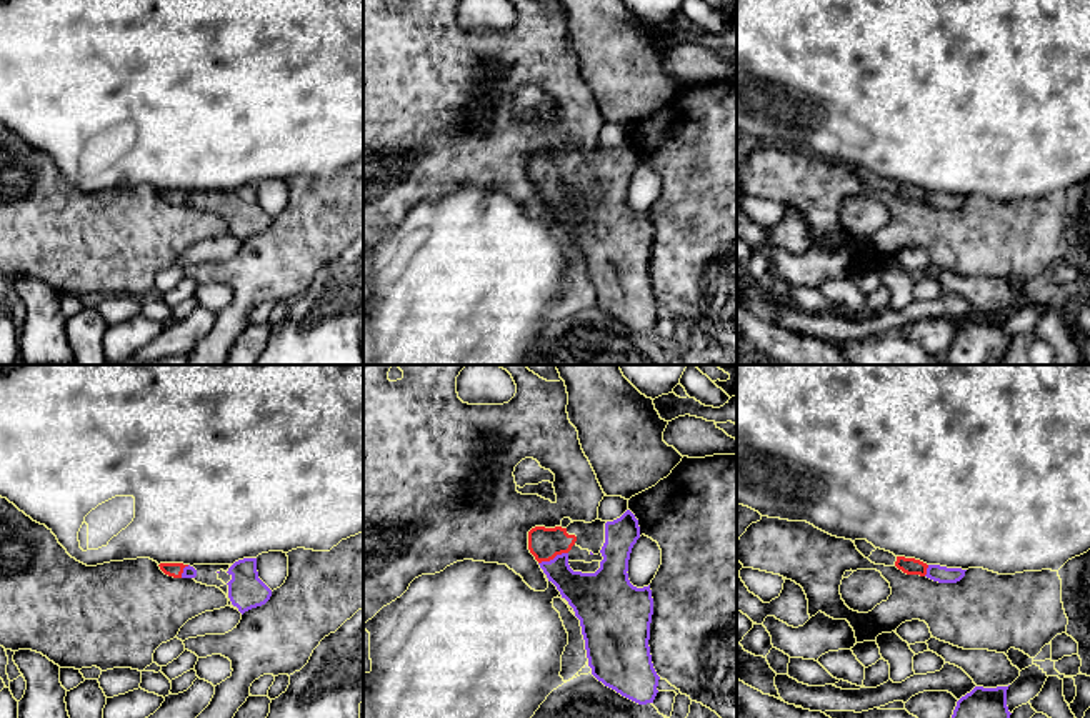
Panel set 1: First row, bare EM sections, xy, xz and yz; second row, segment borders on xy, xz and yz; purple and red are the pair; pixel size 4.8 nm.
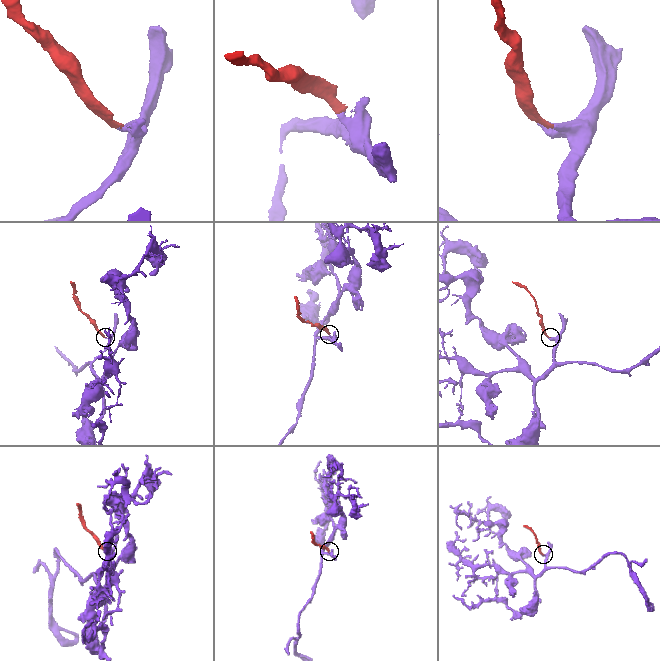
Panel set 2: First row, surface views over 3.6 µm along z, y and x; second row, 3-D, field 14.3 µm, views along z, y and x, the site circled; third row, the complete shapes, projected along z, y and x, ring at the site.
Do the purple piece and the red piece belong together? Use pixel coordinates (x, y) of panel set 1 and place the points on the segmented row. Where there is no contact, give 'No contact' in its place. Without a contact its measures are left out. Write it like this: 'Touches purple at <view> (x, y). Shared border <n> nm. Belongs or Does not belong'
Touches purple at xz (554, 558). Shared border 160 nm. Belongs

